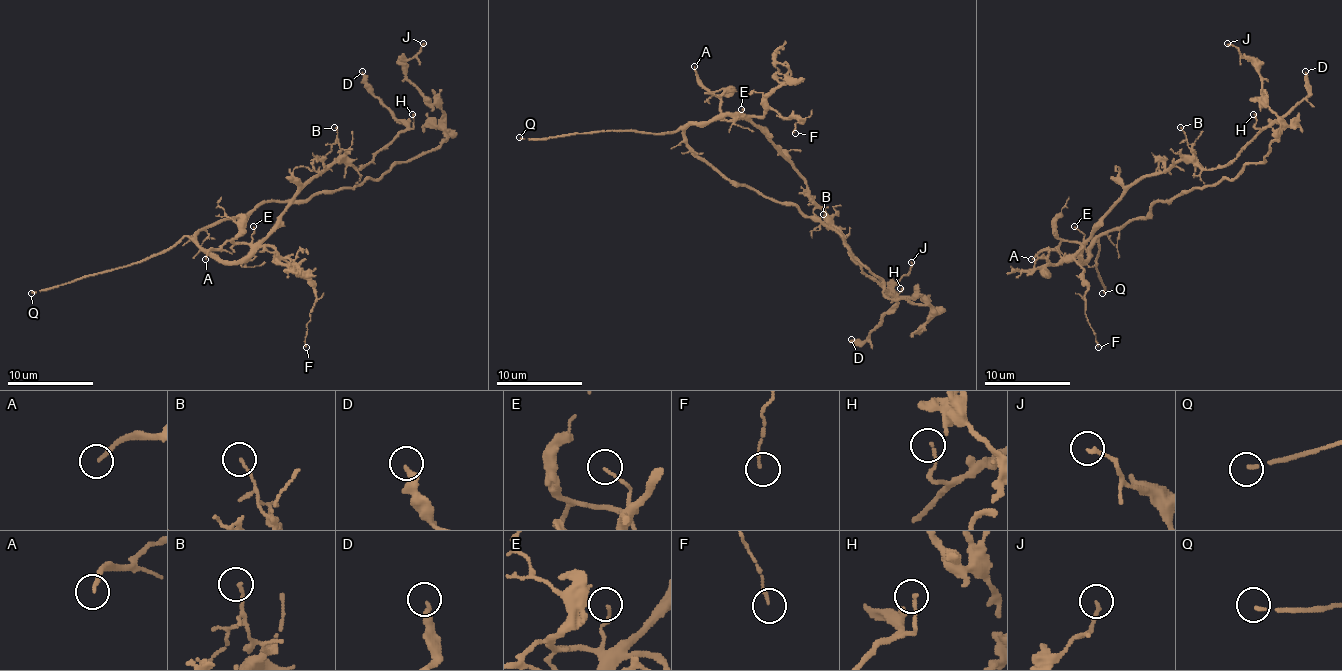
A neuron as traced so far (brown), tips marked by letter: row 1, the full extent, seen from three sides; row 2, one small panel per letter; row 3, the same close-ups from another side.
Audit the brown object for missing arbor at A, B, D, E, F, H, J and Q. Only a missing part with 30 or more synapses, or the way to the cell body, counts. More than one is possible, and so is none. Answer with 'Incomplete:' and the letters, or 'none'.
Incomplete: Q

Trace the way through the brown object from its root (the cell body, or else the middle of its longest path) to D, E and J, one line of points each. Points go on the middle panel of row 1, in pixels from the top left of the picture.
D: (797, 206), (808, 217), (819, 217), (842, 238), (849, 234), (849, 255), (896, 301), (862, 341), (851, 339)
E: (797, 206), (722, 178), (687, 143), (685, 130), (692, 124), (724, 115), (741, 118), (741, 109)
J: (797, 206), (840, 236), (883, 281), (890, 298), (928, 305), (933, 313), (920, 296), (894, 292), (911, 262)

